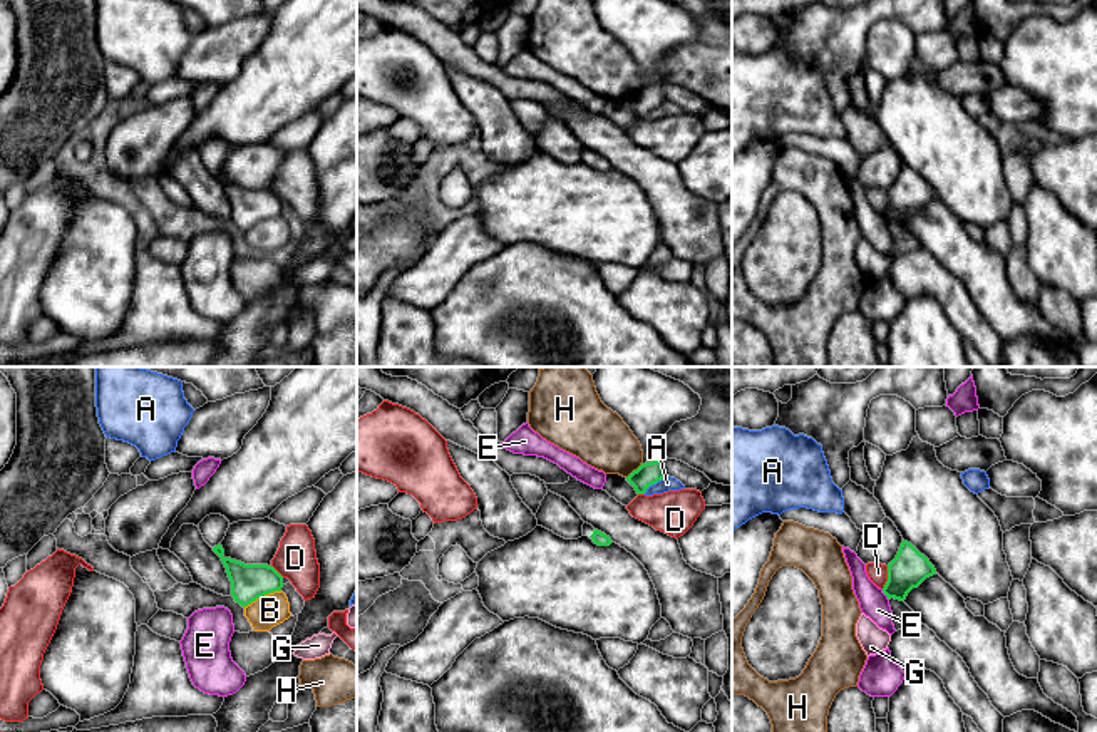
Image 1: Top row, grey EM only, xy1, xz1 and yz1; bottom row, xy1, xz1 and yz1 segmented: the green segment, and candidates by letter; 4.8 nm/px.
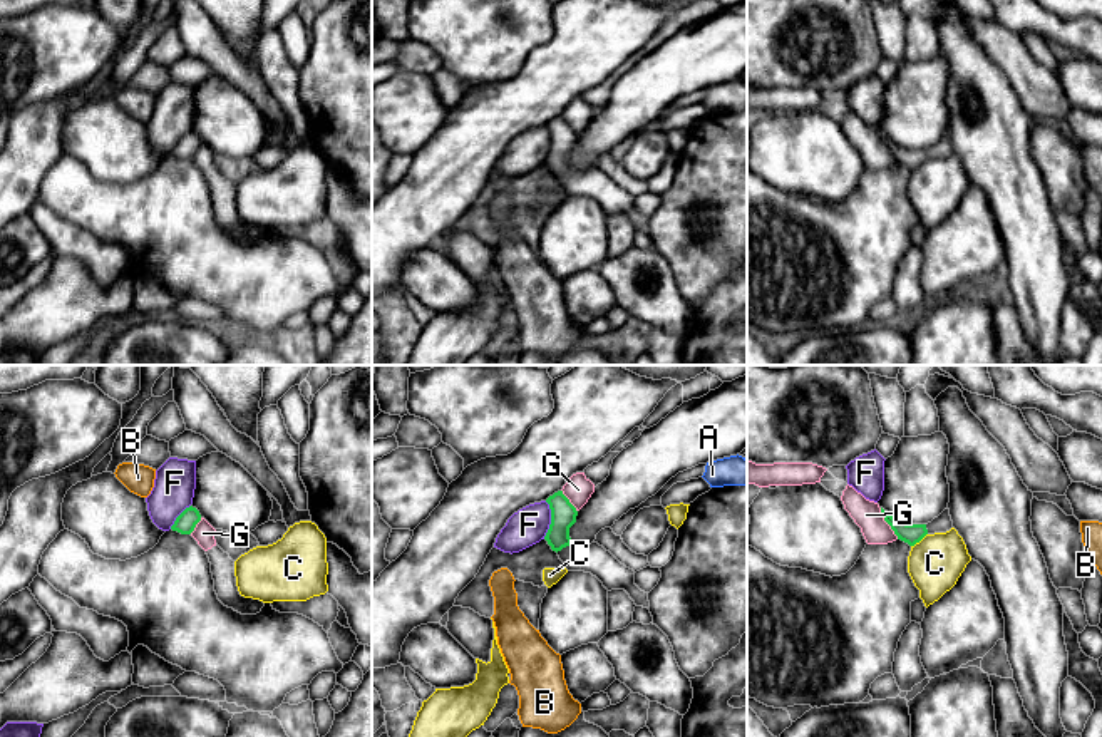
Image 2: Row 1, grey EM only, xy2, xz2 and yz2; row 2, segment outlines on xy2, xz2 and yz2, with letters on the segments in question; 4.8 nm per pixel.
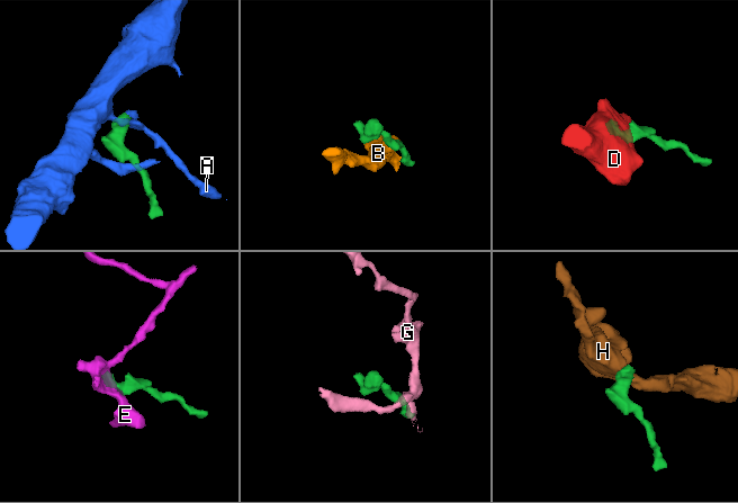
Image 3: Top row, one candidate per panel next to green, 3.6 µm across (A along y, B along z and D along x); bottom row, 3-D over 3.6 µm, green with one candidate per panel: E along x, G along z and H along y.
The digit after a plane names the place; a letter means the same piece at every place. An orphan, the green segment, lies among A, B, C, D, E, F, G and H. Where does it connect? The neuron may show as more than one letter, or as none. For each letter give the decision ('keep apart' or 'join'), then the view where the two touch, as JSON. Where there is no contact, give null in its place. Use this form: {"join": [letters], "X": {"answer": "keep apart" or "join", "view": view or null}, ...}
{"join": [], "A": {"answer": "keep apart", "view": "xz1"}, "B": {"answer": "keep apart", "view": "xy1"}, "C": {"answer": "keep apart", "view": "yz2"}, "D": {"answer": "keep apart", "view": "yz1"}, "E": {"answer": "keep apart", "view": "yz1"}, "F": {"answer": "keep apart", "view": "xz2"}, "G": {"answer": "keep apart", "view": "yz2"}, "H": {"answer": "keep apart", "view": "xz1"}}

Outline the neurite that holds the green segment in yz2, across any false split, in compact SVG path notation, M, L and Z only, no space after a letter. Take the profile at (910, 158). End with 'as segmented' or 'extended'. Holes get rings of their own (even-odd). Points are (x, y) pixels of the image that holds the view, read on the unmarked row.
M881 132L881 139L883 139L884 146L894 156L898 164L908 168L909 171L914 171L916 168L919 168L926 159L946 157L953 152L950 134L945 134L938 142L935 142L928 149L906 149L906 147L896 146L883 132Z; extended

